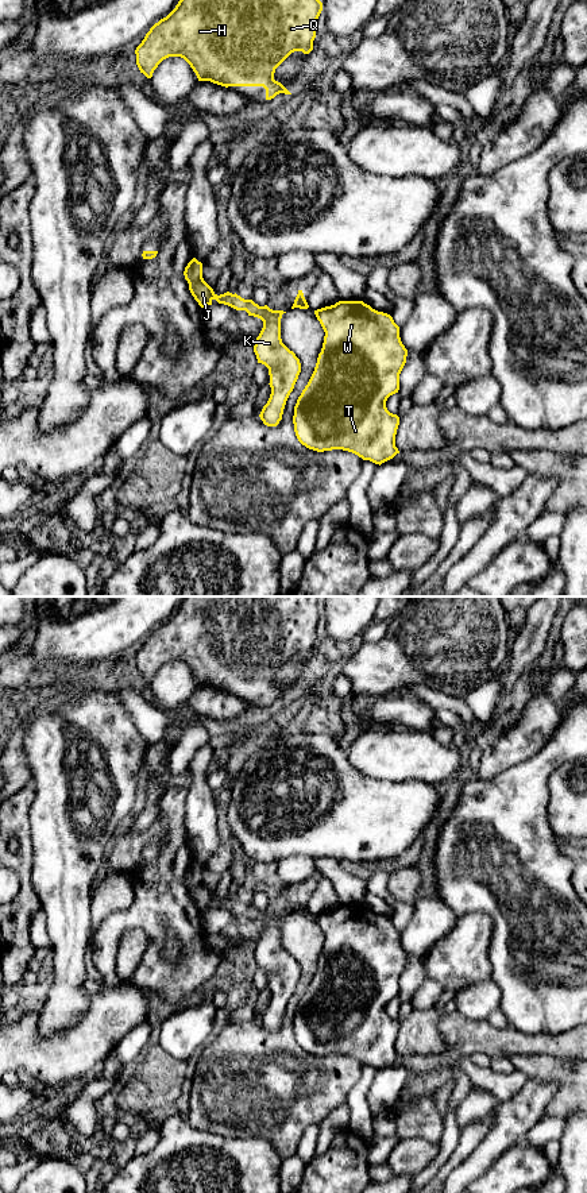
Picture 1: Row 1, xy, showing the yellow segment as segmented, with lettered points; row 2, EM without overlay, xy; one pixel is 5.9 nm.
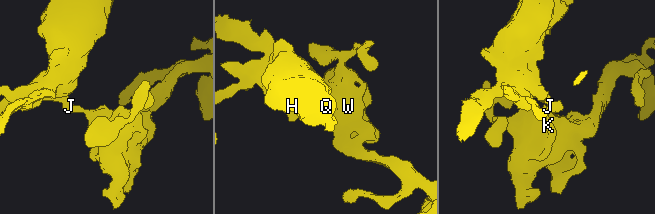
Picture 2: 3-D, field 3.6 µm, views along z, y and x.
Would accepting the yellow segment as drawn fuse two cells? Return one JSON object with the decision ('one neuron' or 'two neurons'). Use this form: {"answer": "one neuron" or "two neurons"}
{"answer": "two neurons"}

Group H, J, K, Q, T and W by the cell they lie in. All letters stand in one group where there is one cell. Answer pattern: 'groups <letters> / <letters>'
groups H Q / J K T W

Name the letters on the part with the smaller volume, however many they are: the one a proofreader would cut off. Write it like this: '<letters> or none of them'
H, Q

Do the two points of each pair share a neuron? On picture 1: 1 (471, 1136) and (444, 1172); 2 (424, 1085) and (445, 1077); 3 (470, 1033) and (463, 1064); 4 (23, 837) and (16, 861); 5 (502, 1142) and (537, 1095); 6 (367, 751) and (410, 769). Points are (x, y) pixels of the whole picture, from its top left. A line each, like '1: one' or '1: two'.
1: one
2: one
3: two
4: one
5: one
6: one

